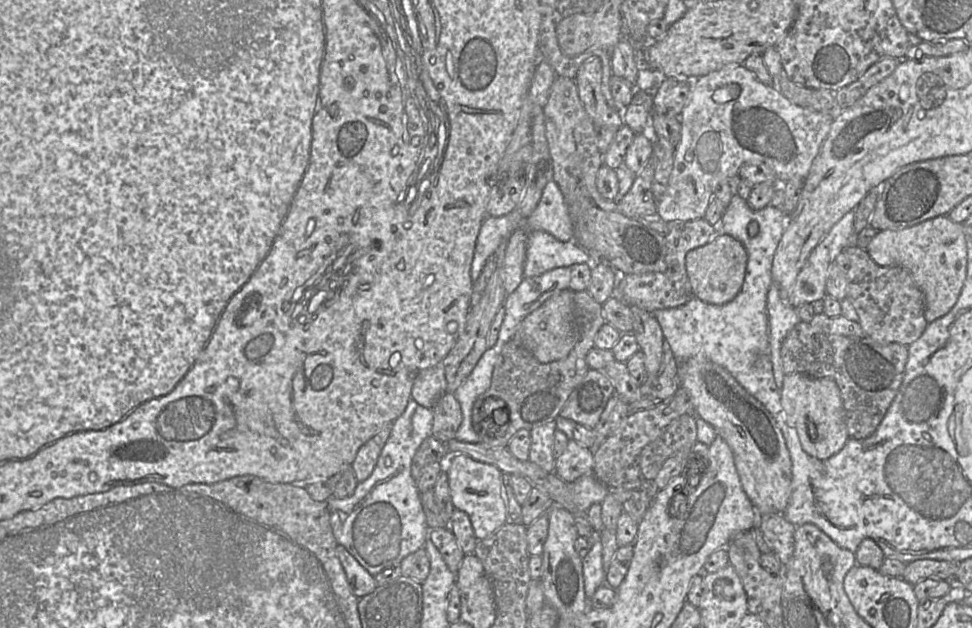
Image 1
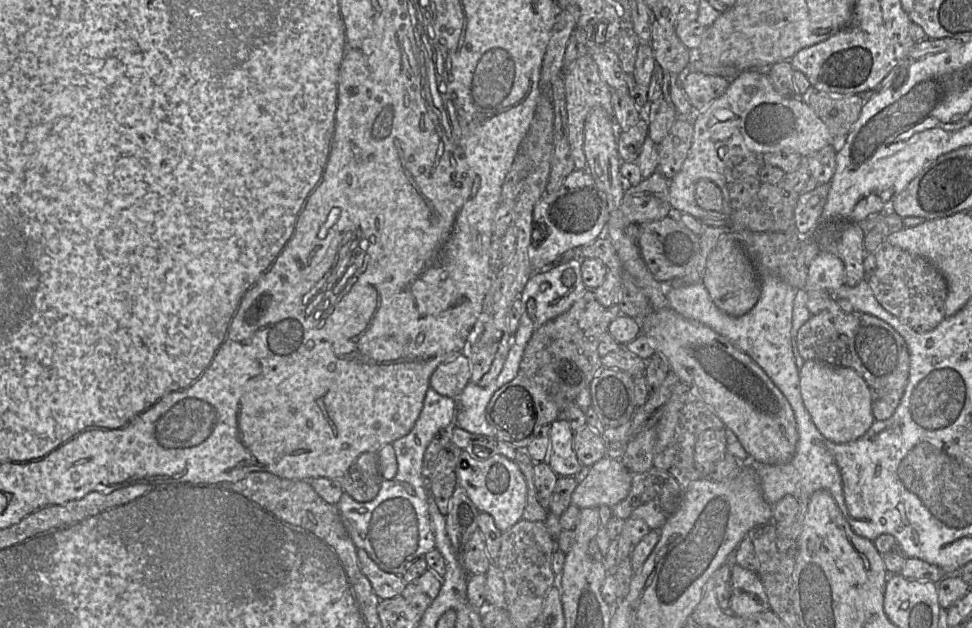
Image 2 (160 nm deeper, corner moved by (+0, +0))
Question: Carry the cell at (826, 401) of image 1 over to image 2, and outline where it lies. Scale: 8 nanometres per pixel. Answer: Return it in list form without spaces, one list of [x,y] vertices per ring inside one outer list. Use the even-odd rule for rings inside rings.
[[[806,361],[799,371],[803,403],[821,435],[836,444],[862,437],[874,423],[871,393],[864,379],[853,369],[819,361]]]

